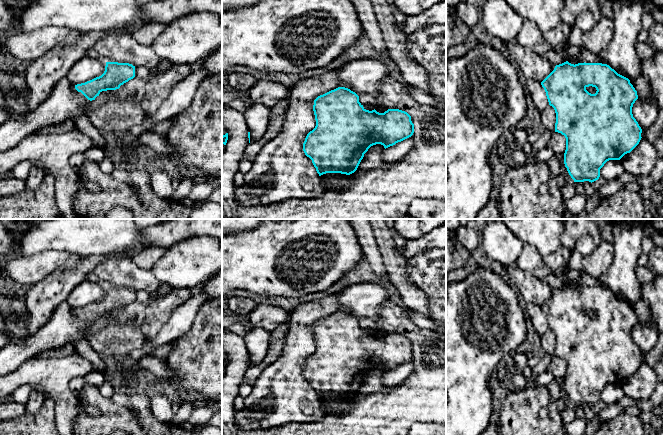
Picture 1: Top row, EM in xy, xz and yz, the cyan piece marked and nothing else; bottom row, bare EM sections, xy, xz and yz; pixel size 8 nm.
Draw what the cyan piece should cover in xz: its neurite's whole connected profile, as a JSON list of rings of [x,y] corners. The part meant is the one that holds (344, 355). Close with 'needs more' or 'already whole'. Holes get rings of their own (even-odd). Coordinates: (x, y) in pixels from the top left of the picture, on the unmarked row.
[[[345,311],[318,320],[313,335],[316,350],[307,358],[303,375],[312,384],[319,400],[326,397],[350,399],[357,394],[371,370],[381,368],[386,373],[414,357],[414,348],[407,336],[399,333],[388,333],[384,337],[366,334],[359,326],[359,320]]]; already whole

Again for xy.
[[[106,286],[104,297],[90,305],[75,309],[88,324],[95,324],[102,315],[116,314],[135,301],[135,290],[129,287]]]; already whole

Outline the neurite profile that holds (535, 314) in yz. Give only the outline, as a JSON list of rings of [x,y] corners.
[[[529,303],[527,304],[526,311],[528,313],[528,319],[532,322],[538,335],[542,336],[549,329],[549,326],[541,307]]]

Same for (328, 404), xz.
[[[326,397],[320,400],[321,409],[326,414],[331,414],[332,411],[342,408],[348,403],[348,399],[341,397]]]

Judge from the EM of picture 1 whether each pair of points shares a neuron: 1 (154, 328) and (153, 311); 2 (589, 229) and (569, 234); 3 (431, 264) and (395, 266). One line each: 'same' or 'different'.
1: same
2: same
3: different

